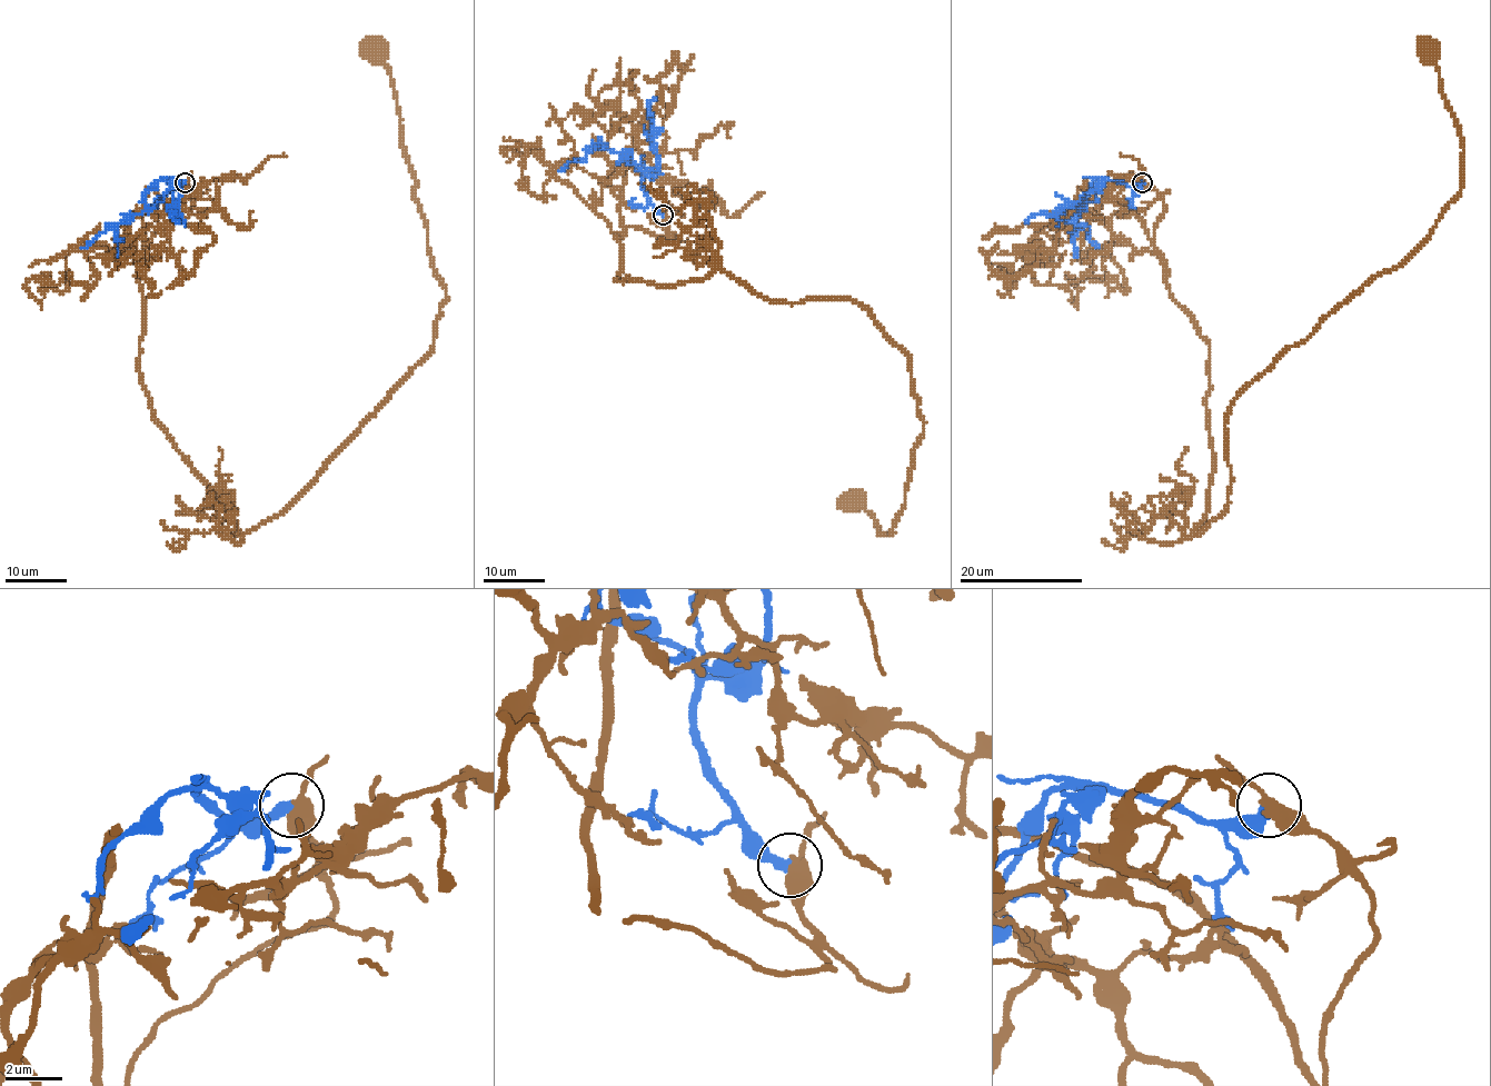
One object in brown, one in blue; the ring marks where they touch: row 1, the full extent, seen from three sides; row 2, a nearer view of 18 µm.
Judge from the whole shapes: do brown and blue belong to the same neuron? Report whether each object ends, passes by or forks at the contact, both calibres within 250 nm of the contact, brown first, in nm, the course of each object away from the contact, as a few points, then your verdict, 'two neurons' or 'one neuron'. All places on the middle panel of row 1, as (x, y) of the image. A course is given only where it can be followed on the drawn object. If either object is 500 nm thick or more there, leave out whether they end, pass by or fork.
brown passes by; blue ends there; 460 nm thick on the brown side, 340 nm on the other; brown runs (662, 215), (616, 280), (847, 297), (908, 357), (892, 532), (851, 501); blue runs (662, 215), (644, 188), (639, 169), (622, 159), (620, 151), (599, 145), (584, 161), (573, 159), (559, 170); two neurons

